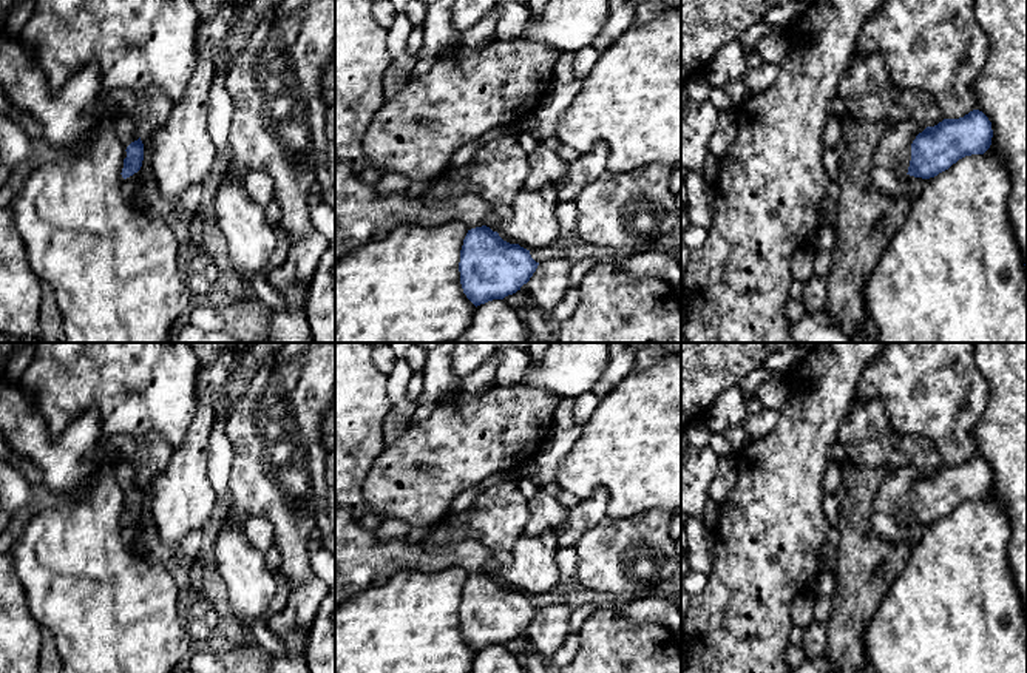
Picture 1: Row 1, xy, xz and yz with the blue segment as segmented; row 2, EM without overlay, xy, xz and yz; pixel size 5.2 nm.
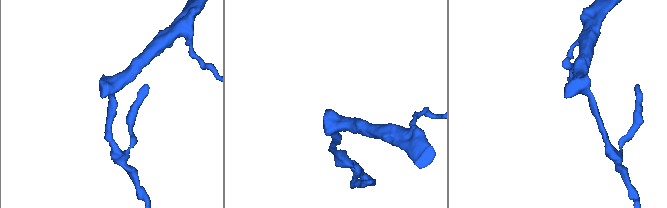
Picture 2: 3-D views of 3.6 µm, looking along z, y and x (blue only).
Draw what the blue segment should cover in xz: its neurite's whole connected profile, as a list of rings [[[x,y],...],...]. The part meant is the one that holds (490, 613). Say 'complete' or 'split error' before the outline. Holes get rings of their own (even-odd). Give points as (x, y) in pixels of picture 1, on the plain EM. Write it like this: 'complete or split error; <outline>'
split error; [[[346,508],[335,511],[335,608],[372,587],[378,576],[414,570],[437,573],[459,566],[468,573],[460,596],[460,630],[477,653],[520,636],[536,617],[530,596],[503,587],[485,571],[493,553],[477,540],[426,548],[406,539],[380,540]]]

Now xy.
split error; [[[122,462],[113,465],[113,479],[124,492],[125,505],[120,520],[124,525],[127,525],[137,519],[142,512],[144,506],[144,489],[141,486],[142,477],[134,466]]]

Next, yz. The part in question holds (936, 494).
split error; [[[979,455],[959,465],[944,465],[934,472],[924,472],[914,465],[902,466],[883,480],[874,511],[930,525],[965,502],[984,500],[991,483],[991,468]]]

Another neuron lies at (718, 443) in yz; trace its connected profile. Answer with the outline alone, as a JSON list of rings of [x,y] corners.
[[[712,432],[709,446],[715,451],[718,457],[726,457],[729,462],[732,462],[735,457],[734,449],[726,440],[724,434]]]

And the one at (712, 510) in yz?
[[[709,502],[704,509],[704,517],[703,517],[704,526],[709,533],[712,533],[712,529],[717,526],[718,517],[720,517],[718,503]]]

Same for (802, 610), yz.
[[[800,591],[791,605],[791,619],[794,625],[806,628],[814,621],[815,596],[809,591]]]

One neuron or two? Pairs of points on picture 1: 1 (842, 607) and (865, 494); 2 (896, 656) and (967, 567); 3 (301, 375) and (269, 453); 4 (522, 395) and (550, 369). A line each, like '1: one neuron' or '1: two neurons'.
1: one neuron
2: one neuron
3: one neuron
4: two neurons

